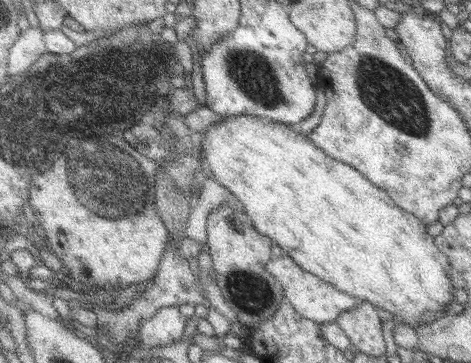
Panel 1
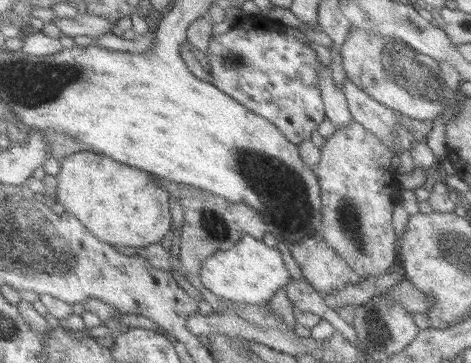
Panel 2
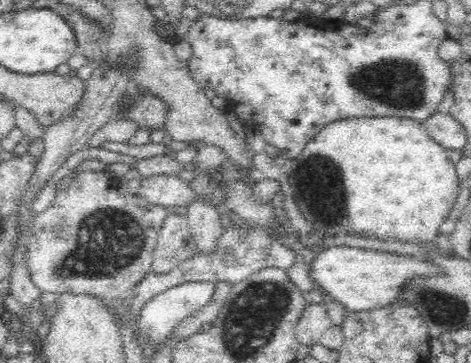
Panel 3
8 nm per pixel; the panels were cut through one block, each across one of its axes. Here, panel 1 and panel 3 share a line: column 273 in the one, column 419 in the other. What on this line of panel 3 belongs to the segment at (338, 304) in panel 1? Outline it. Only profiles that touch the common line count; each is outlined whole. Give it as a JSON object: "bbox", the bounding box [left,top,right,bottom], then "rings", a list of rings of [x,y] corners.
{"bbox":[310,246,440,312],"rings":[[[330,246],[322,252],[316,252],[310,264],[310,282],[314,290],[326,290],[326,294],[338,300],[348,312],[362,312],[372,308],[384,308],[388,304],[400,302],[398,294],[404,288],[406,280],[412,276],[430,276],[440,274],[440,270],[422,260],[422,256],[398,256],[390,252],[360,250],[350,246]]]}

